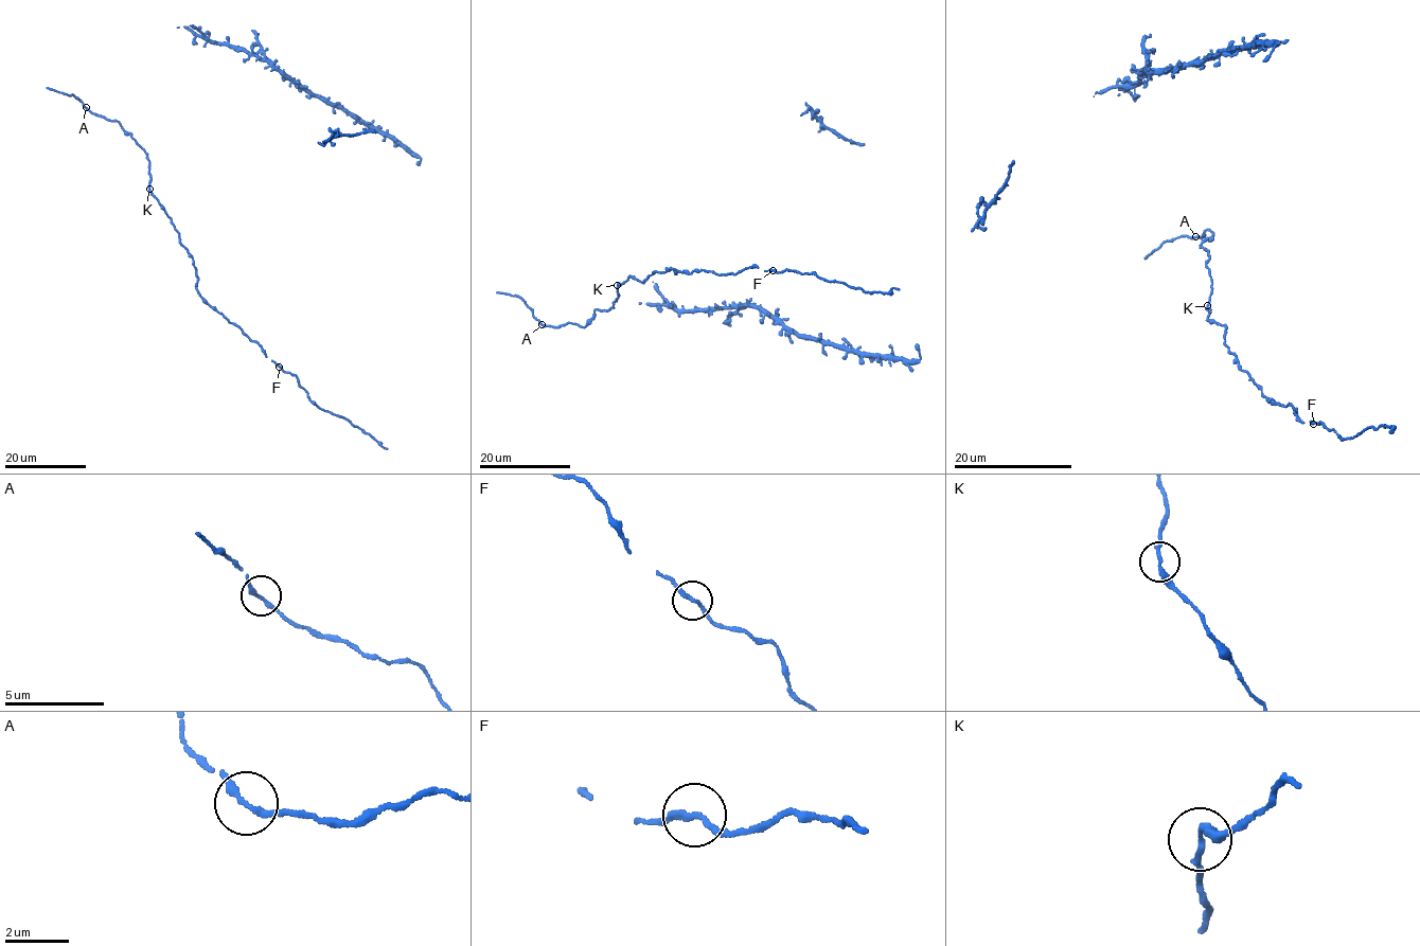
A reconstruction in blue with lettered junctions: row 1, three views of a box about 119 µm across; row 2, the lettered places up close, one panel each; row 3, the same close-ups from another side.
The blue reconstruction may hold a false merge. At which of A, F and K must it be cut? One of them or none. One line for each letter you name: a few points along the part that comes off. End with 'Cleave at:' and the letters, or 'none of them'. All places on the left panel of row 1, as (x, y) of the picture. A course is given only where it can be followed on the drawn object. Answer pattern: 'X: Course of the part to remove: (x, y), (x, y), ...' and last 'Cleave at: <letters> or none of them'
Cleave at: none of them

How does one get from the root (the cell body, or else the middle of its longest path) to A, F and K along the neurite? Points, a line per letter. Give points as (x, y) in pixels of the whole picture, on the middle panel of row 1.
A: (589, 321), (584, 327), (570, 323), (555, 326), (543, 324)
F: (589, 321), (595, 309), (613, 307), (618, 283), (629, 277), (643, 282), (671, 268), (719, 274), (773, 270)
K: (589, 321), (595, 309), (613, 307), (619, 296), (617, 284)

